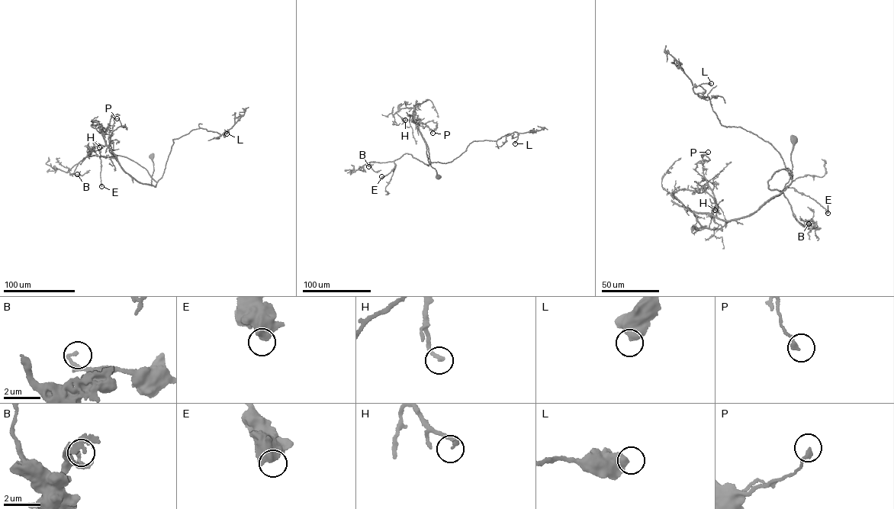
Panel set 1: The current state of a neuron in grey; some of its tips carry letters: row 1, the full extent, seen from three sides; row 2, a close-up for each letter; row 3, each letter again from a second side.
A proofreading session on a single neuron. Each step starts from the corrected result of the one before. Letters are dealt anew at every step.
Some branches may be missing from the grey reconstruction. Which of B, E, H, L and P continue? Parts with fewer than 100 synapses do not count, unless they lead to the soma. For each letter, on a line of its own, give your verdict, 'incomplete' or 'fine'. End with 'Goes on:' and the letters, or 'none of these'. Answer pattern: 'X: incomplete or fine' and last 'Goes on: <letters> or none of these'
B: fine
E: fine
H: fine
L: fine
P: fine
Goes on: none of these

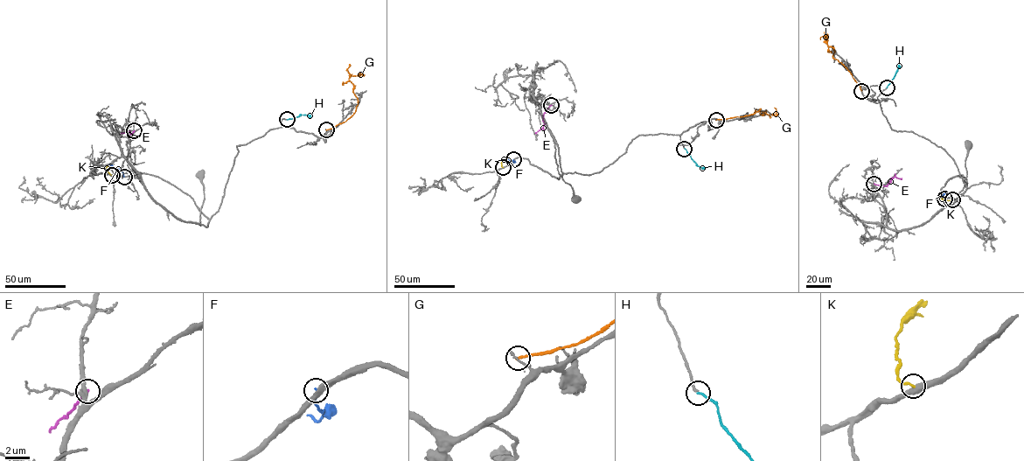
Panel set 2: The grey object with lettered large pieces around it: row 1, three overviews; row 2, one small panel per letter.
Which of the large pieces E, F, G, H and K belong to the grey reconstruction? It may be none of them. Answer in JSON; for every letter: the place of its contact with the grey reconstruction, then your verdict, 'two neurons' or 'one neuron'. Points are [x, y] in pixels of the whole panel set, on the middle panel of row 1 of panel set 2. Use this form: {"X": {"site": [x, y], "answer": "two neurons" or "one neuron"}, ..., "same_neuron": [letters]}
{"E": {"site": [551, 105], "answer": "two neurons"}, "F": {"site": [513, 159], "answer": "two neurons"}, "G": {"site": [716, 120], "answer": "two neurons"}, "H": {"site": [684, 149], "answer": "one neuron"}, "K": {"site": [503, 167], "answer": "two neurons"}, "same_neuron": ["H"]}

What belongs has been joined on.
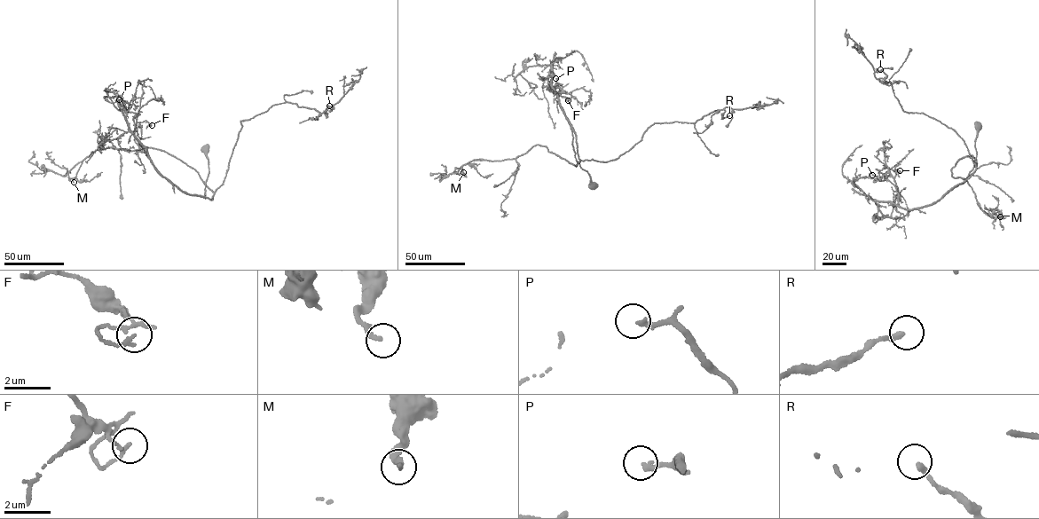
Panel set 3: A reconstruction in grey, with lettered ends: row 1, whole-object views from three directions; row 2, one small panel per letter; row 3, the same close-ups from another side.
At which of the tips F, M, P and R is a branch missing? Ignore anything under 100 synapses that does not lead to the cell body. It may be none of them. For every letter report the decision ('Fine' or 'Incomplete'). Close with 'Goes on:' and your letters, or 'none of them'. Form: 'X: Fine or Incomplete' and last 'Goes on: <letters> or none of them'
F: Fine
M: Fine
P: Fine
R: Fine
Goes on: none of them

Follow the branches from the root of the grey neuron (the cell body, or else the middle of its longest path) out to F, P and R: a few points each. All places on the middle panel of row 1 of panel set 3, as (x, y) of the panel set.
F: (594, 185), (588, 173), (575, 157), (572, 130), (550, 81), (550, 91), (568, 100)
P: (594, 185), (575, 157), (572, 130), (550, 81), (548, 90), (562, 91), (555, 78)
R: (594, 185), (570, 125), (580, 160), (606, 162), (655, 123), (729, 115)

